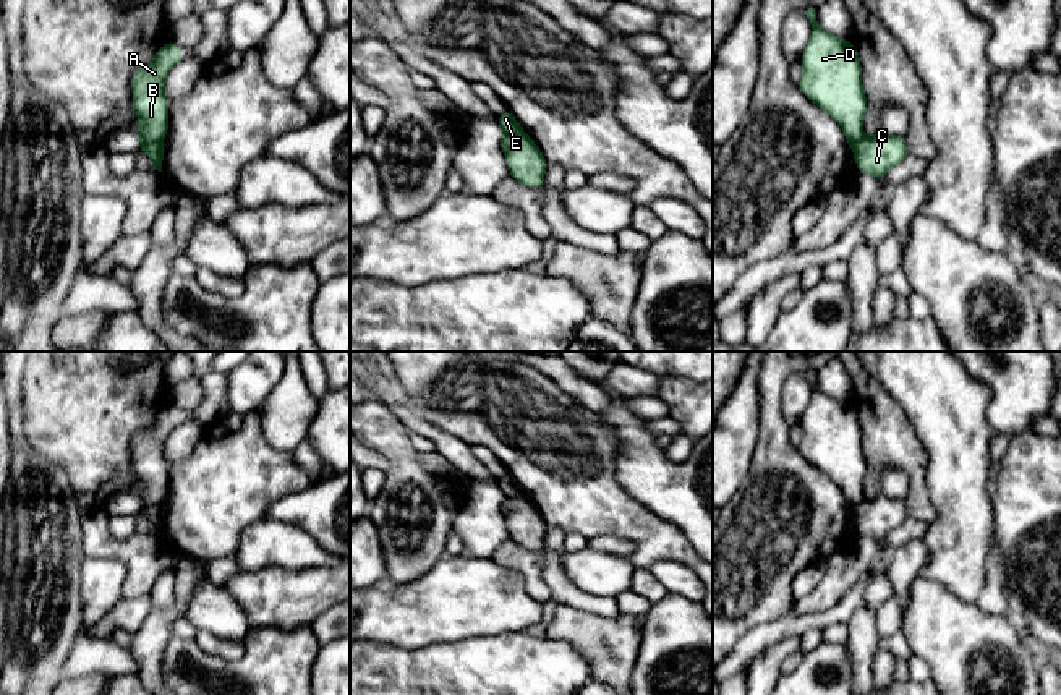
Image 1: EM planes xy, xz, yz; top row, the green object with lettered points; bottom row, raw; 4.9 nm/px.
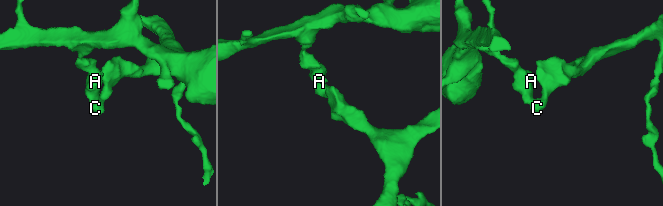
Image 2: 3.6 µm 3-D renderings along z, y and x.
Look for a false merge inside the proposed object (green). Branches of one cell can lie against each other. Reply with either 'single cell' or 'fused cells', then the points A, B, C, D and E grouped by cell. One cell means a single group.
fused cells; groups A B D E / C

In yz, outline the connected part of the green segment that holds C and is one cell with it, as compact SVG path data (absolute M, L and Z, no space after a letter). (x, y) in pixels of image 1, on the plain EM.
M883 494L871 501L863 499L854 509L857 533L876 541L884 541L907 517L905 499L889 499Z

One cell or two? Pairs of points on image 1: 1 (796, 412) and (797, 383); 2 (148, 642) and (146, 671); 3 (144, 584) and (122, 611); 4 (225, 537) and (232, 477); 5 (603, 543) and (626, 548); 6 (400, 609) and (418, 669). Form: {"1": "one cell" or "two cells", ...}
{"1": "one cell", "2": "one cell", "3": "two cells", "4": "one cell", "5": "one cell", "6": "two cells"}

